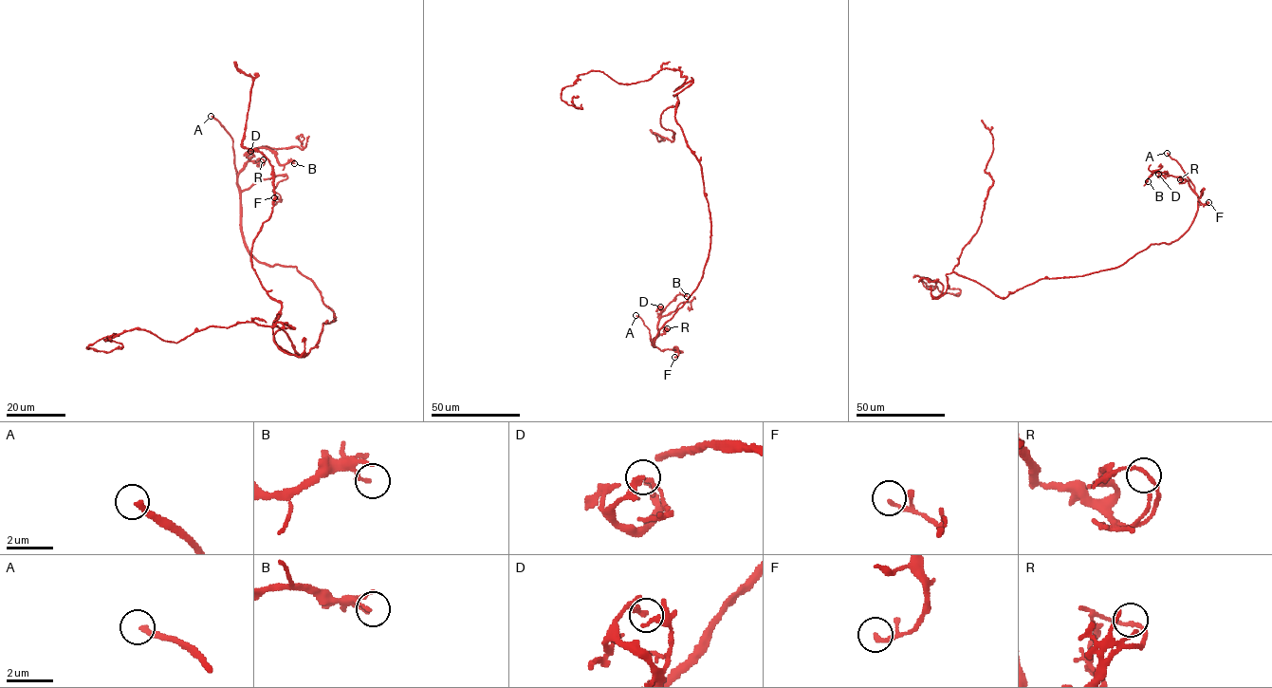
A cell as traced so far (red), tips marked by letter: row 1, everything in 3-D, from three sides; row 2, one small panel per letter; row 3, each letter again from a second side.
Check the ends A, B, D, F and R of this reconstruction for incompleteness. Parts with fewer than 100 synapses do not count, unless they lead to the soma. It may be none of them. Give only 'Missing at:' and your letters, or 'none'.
Missing at: A

